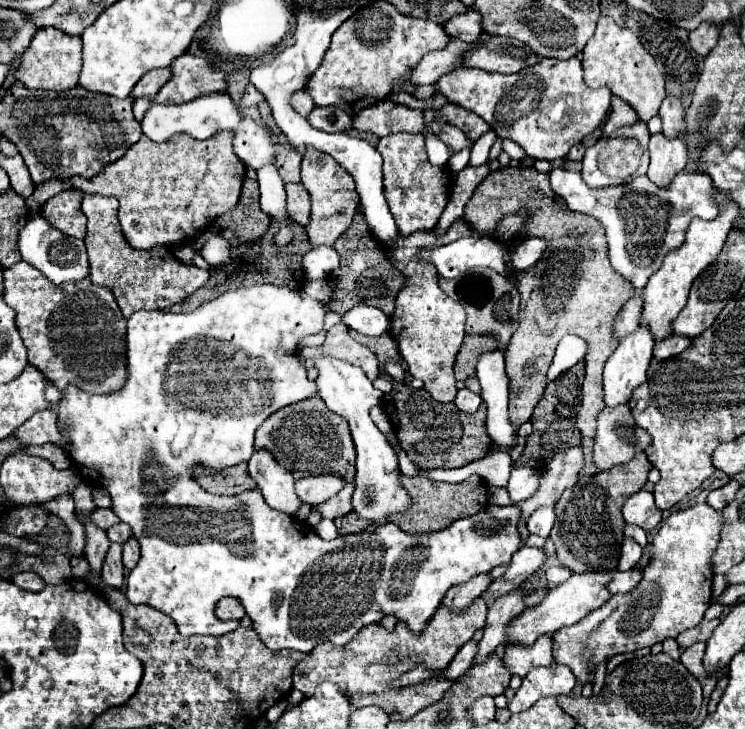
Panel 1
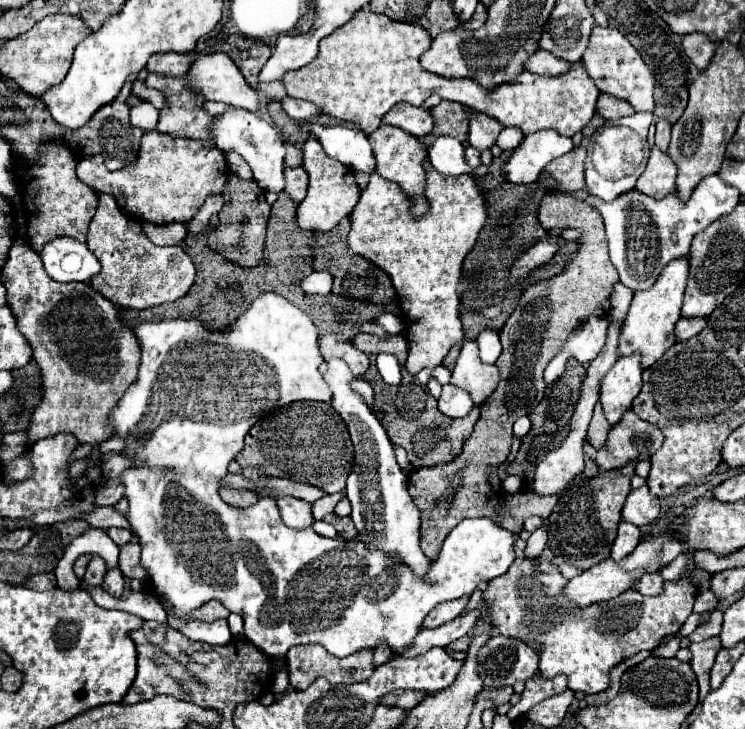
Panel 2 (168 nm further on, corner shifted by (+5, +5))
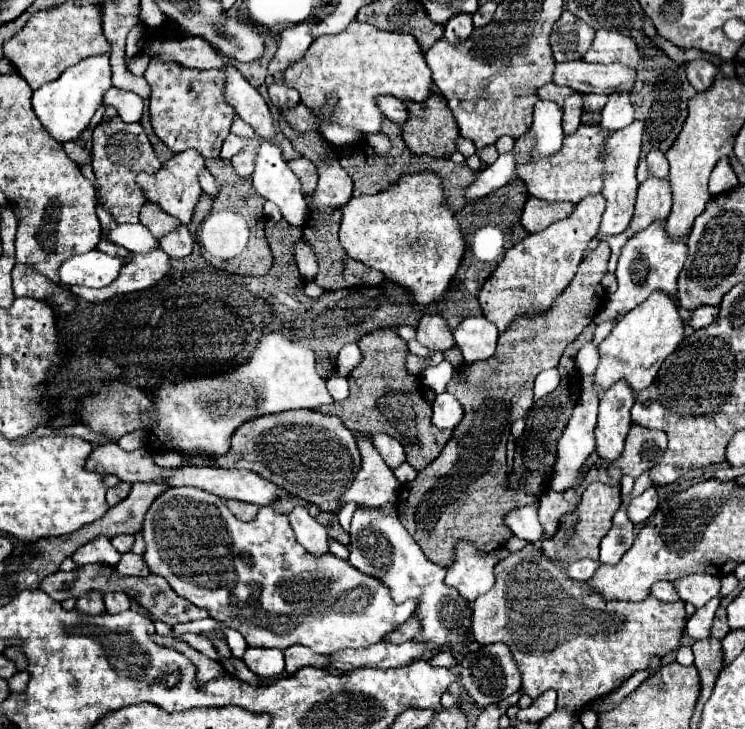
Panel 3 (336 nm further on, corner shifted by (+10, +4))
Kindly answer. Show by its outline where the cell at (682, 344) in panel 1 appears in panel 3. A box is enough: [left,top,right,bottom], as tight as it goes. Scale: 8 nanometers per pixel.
[689,307,719,329]

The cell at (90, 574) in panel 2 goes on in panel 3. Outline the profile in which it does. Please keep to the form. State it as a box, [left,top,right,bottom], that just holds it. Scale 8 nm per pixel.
[75,591,105,615]

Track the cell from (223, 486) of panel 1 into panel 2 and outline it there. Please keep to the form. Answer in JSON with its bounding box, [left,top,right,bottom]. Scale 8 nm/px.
[220,486,258,508]

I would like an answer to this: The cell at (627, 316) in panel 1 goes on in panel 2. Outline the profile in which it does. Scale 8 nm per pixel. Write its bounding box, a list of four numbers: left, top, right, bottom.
[532,324,620,496]

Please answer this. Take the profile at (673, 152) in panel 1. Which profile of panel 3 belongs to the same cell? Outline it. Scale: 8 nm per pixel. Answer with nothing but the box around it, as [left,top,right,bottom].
[601,175,671,261]

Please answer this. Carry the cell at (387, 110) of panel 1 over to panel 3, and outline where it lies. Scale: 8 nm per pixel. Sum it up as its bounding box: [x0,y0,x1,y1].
[377,95,409,125]

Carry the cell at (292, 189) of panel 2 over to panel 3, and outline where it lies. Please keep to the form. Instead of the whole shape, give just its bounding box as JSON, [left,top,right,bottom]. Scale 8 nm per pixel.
[289,157,317,195]

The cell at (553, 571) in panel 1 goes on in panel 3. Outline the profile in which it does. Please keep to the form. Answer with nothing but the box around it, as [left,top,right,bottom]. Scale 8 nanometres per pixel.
[567,559,599,581]

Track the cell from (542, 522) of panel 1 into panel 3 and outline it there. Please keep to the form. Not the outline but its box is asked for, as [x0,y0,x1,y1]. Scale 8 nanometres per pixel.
[505,505,543,543]

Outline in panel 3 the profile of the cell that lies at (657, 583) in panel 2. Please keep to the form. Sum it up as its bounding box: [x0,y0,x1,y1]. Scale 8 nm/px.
[651,581,679,603]

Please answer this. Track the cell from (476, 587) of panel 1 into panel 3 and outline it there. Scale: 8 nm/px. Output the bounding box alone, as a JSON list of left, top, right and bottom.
[385,617,421,643]

